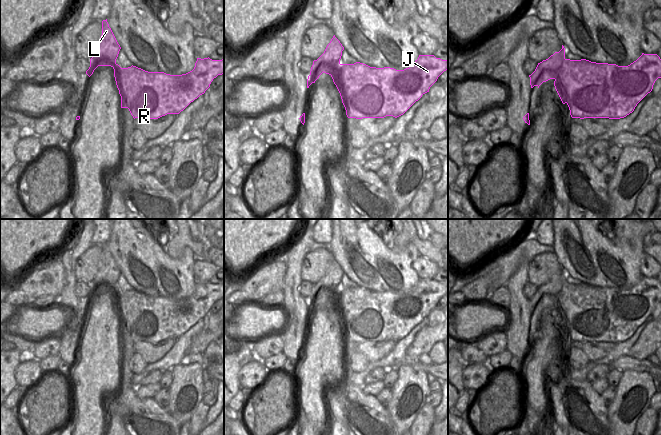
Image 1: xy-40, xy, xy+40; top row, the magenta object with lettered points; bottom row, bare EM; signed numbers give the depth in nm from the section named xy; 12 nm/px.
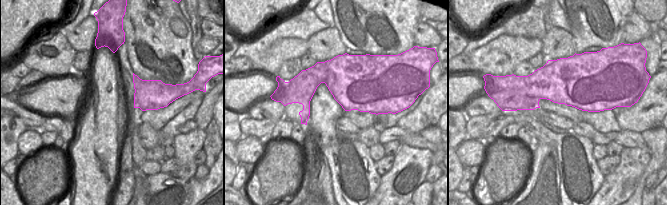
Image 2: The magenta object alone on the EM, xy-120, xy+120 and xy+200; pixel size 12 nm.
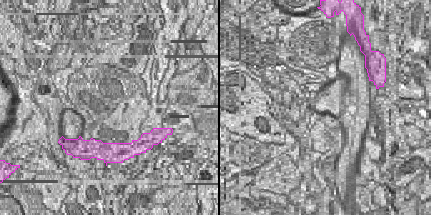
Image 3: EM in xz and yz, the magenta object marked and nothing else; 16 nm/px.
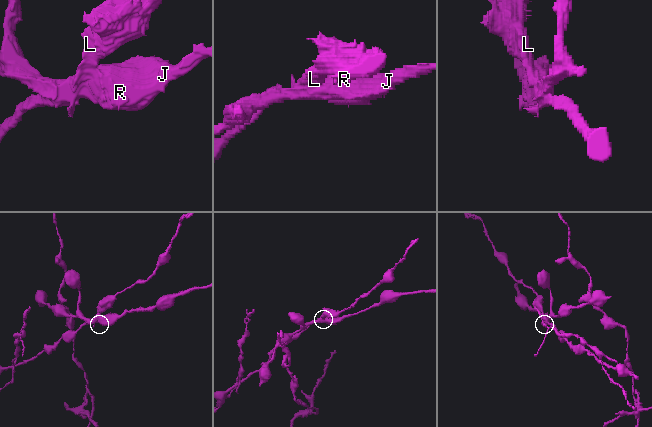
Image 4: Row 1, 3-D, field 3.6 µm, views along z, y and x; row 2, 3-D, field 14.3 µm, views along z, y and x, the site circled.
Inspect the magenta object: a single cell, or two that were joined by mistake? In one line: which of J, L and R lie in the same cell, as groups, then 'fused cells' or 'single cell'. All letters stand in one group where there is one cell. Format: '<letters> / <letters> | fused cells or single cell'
J R / L | fused cells

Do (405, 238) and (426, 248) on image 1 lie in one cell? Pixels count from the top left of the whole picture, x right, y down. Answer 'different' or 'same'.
same

